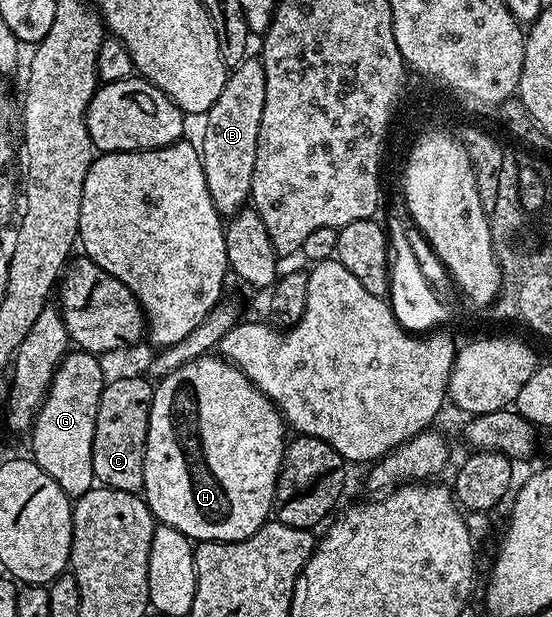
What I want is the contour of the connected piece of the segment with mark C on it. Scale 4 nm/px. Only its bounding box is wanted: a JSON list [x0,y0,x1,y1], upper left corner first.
[92,376,154,494]

